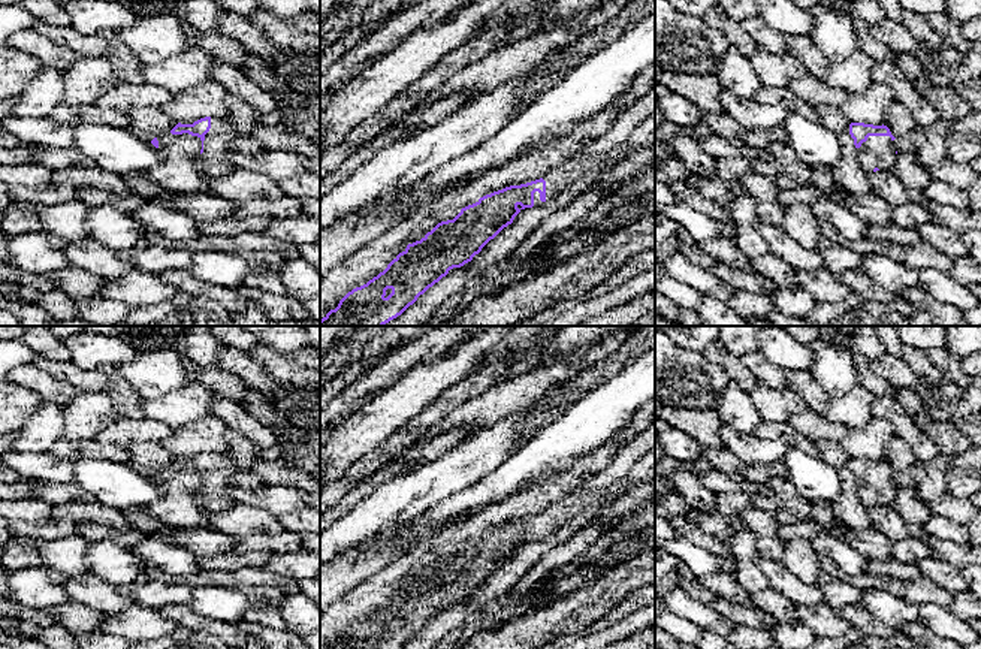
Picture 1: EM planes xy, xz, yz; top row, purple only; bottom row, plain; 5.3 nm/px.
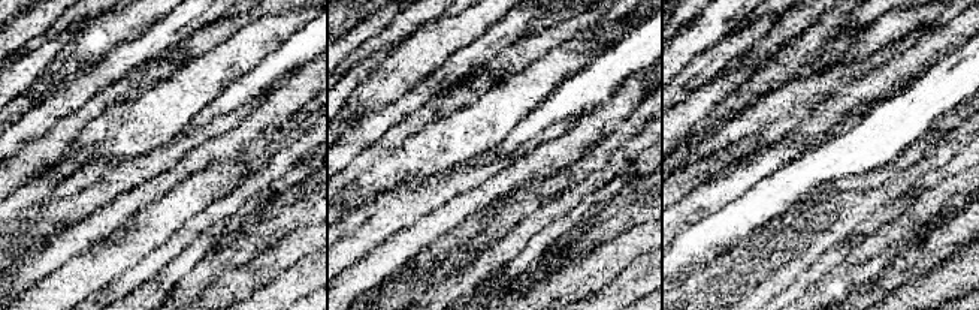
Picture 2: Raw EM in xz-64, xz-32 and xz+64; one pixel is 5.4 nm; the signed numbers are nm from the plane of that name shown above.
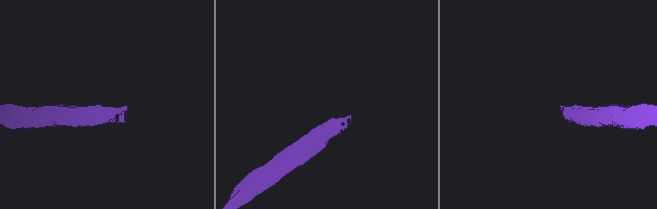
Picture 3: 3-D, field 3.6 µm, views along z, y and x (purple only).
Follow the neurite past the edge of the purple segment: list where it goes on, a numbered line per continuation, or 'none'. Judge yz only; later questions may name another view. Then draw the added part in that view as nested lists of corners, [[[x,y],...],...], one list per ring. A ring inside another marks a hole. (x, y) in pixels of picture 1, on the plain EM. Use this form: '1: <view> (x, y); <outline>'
1: yz (877, 486); [[[869,471],[866,477],[861,479],[855,486],[855,495],[867,507],[873,507],[875,502],[879,505],[891,505],[896,496],[896,485],[893,483],[893,476],[890,471]]]

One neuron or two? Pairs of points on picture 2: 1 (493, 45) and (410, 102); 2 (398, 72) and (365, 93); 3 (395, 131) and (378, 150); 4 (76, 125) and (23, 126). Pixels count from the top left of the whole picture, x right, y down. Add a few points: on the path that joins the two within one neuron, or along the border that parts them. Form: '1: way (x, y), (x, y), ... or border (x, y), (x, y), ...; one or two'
1: way (473, 56), (431, 84); one
2: way (390, 80), (372, 93); one
3: way (393, 135), (383, 146); one
4: border (82, 105), (62, 116), (42, 135), (23, 144); two

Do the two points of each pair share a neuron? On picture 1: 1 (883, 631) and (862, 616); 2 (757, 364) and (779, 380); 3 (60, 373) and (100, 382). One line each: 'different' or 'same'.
1: same
2: same
3: same

